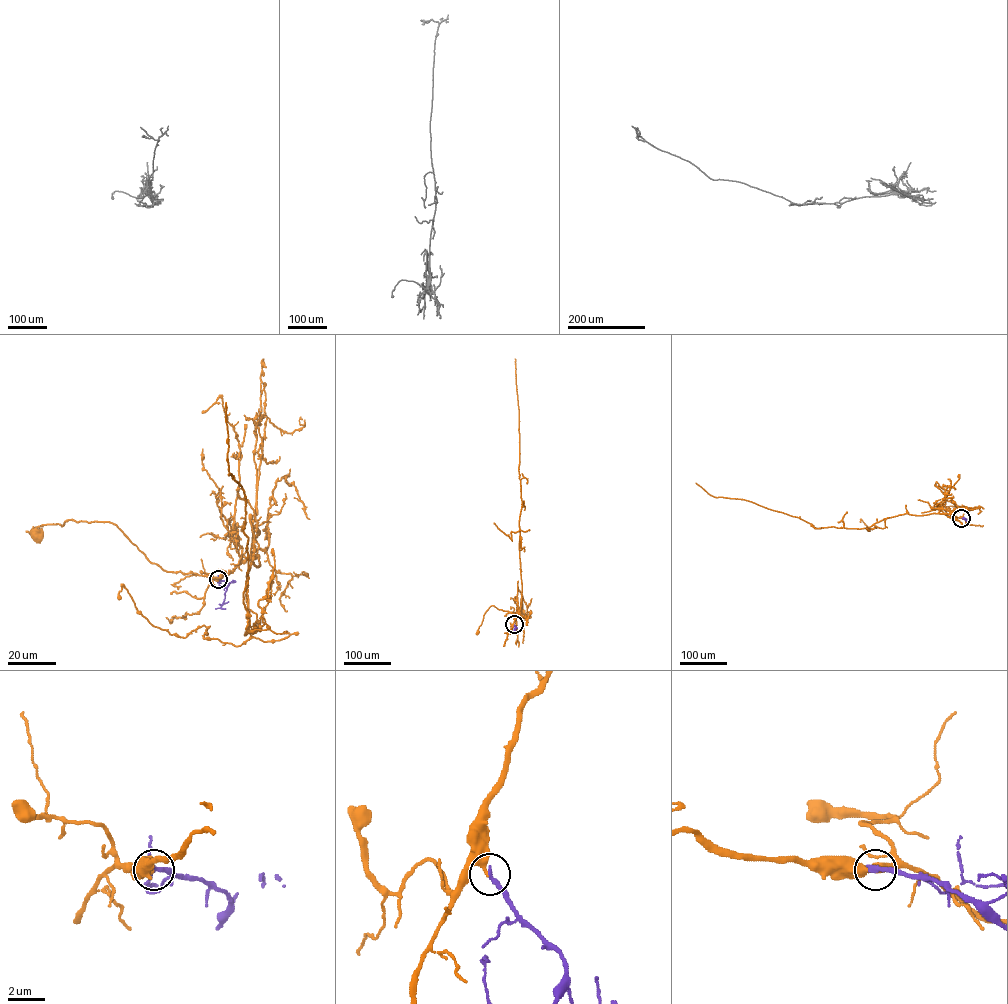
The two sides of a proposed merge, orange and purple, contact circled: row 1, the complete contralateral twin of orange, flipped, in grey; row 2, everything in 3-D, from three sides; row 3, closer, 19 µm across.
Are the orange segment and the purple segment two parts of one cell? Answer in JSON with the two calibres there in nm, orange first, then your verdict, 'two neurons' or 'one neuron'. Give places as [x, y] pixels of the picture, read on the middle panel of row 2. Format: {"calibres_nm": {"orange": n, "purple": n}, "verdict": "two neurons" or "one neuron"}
{"calibres_nm": {"orange": 340, "purple": 280}, "verdict": "two neurons"}

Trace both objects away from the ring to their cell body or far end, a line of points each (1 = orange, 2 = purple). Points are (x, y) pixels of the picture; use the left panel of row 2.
1: (218, 580), (232, 570), (219, 577), (165, 571), (109, 522), (68, 519), (62, 525), (39, 525), (36, 533)
2: (218, 580), (228, 583), (220, 607), (225, 609)

